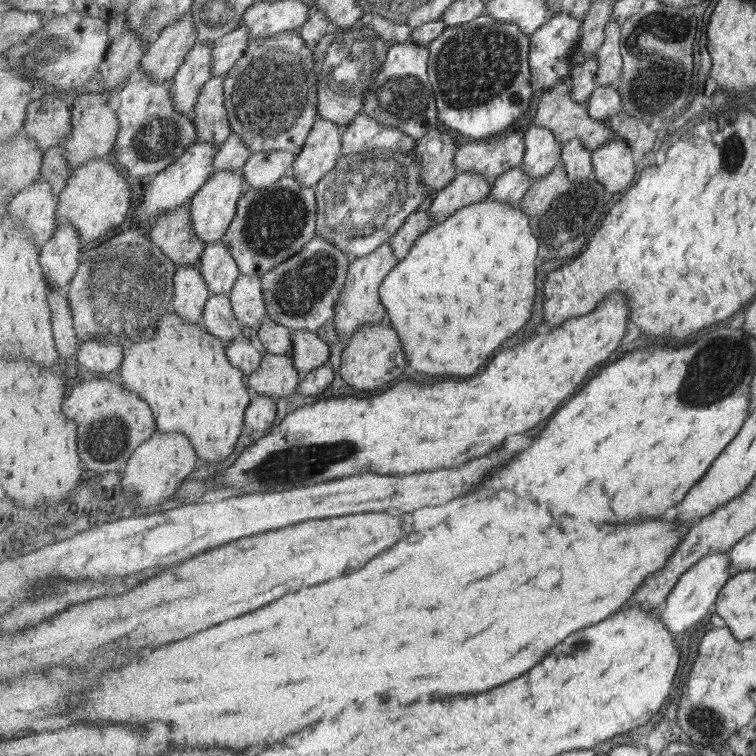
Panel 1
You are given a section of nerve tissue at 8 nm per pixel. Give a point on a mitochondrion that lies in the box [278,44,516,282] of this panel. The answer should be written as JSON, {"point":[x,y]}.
{"point":[369,195]}

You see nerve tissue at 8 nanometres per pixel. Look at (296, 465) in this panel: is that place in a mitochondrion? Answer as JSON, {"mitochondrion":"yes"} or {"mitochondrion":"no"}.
{"mitochondrion":"yes"}

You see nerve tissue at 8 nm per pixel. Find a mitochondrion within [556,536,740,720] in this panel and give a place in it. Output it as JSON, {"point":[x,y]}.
{"point":[580,645]}

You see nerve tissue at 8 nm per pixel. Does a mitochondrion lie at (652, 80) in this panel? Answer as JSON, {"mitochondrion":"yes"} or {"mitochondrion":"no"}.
{"mitochondrion":"yes"}

